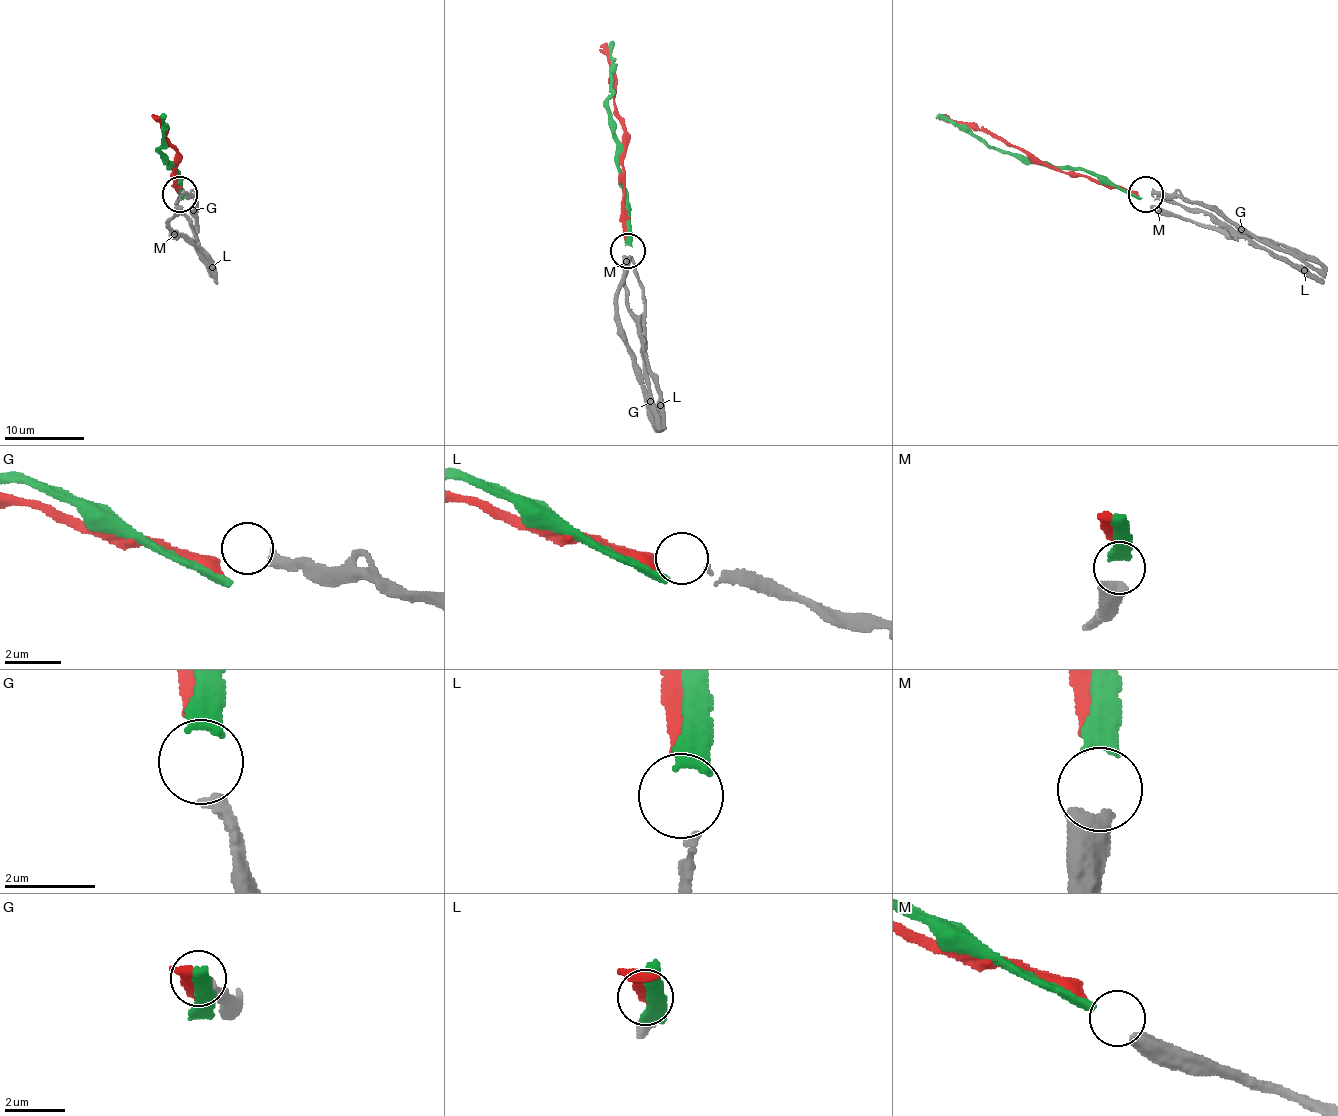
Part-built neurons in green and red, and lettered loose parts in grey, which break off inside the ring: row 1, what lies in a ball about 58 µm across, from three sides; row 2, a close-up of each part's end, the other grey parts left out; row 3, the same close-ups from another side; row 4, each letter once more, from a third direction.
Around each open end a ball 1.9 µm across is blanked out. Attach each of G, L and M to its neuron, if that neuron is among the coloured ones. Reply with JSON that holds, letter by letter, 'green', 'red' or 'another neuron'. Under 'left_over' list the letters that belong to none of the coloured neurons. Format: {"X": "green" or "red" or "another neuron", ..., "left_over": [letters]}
{"G": "another neuron", "L": "red", "M": "green", "left_over": ["G"]}

